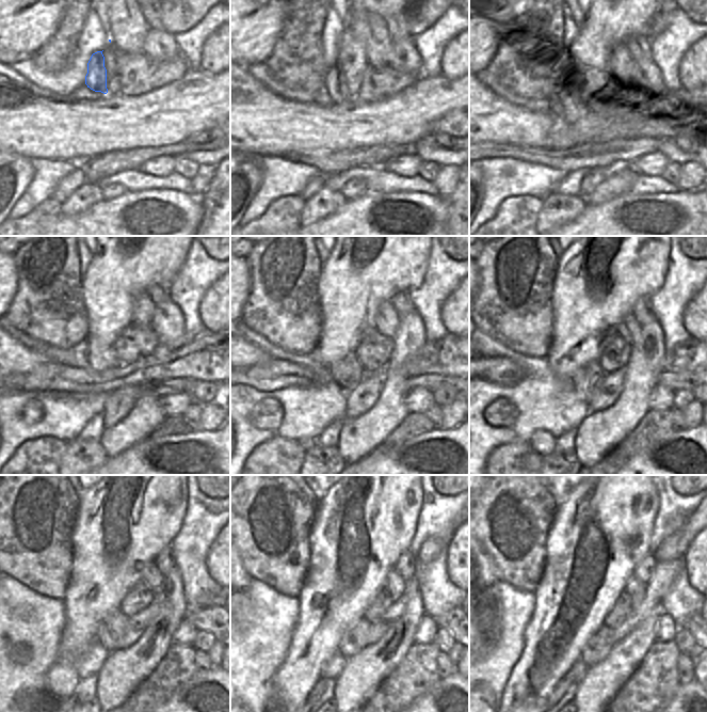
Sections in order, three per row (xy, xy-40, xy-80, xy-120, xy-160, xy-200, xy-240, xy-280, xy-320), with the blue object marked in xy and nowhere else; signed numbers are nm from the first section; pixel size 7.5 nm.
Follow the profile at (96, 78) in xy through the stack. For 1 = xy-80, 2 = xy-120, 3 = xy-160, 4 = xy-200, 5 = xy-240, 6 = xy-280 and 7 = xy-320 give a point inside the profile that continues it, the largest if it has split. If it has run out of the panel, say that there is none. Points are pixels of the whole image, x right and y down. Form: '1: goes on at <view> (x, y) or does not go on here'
1: goes on at xy-80 (577, 103)
2: goes on at xy-120 (107, 360)
3: goes on at xy-160 (348, 373)
4: goes on at xy-200 (588, 377)
5: goes on at xy-240 (111, 630)
6: goes on at xy-280 (354, 641)
7: goes on at xy-320 (598, 647)

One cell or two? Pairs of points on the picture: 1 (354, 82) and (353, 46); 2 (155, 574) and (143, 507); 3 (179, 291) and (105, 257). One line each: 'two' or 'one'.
1: one
2: two
3: two

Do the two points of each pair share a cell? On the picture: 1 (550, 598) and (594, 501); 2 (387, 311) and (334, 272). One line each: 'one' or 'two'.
1: one
2: two

